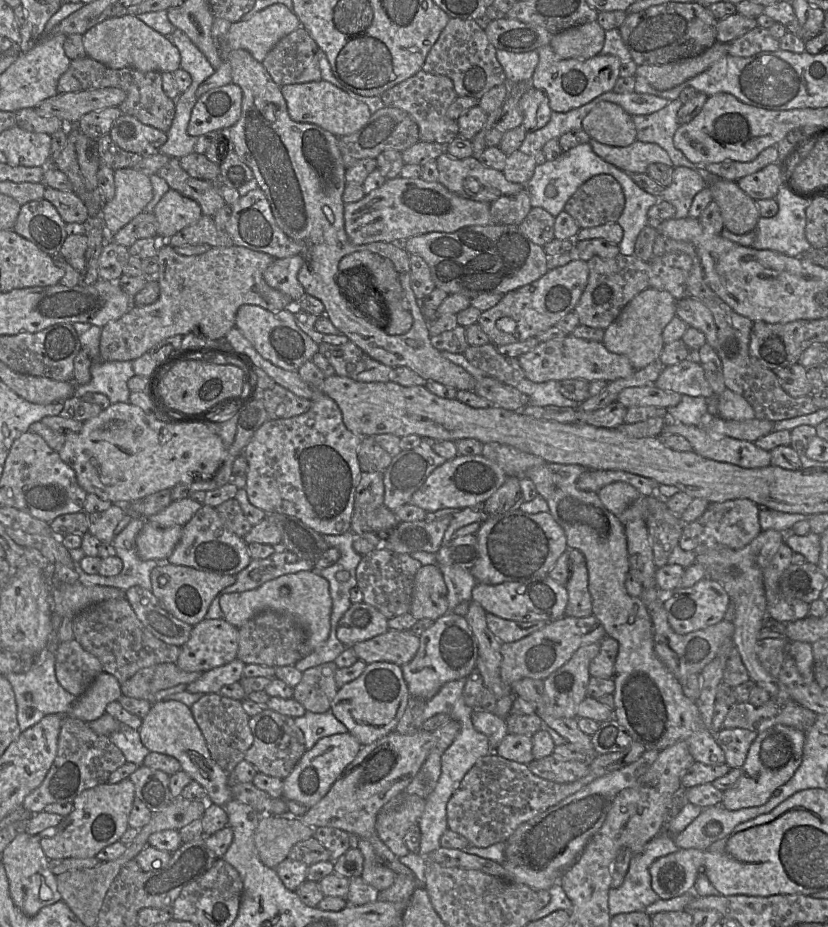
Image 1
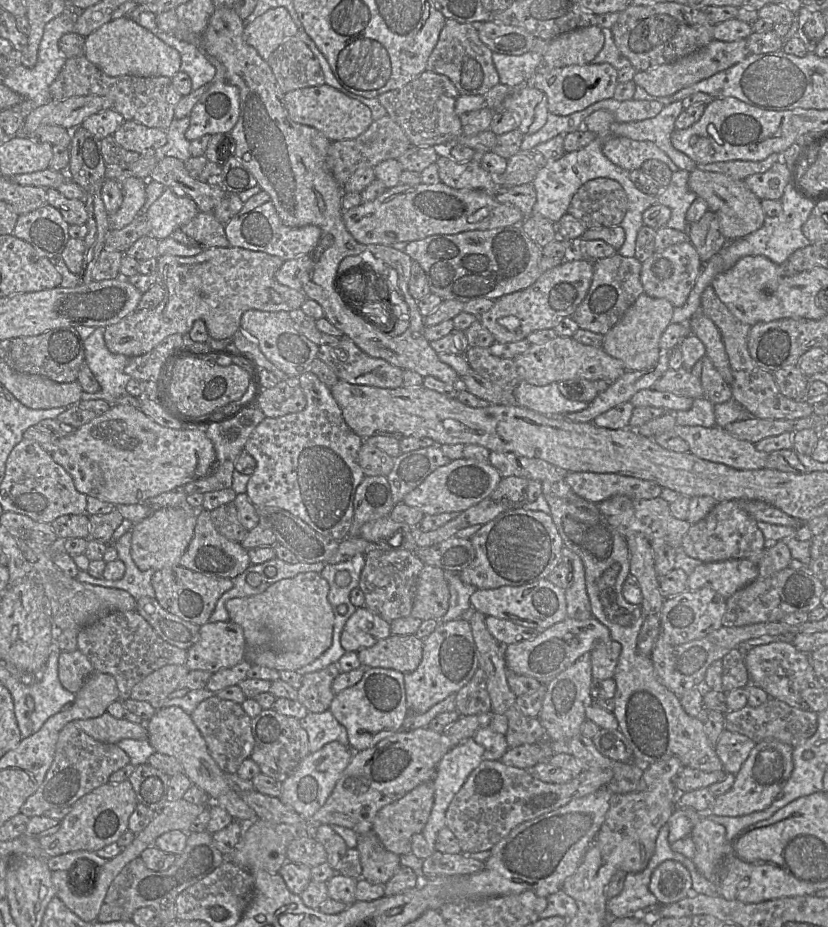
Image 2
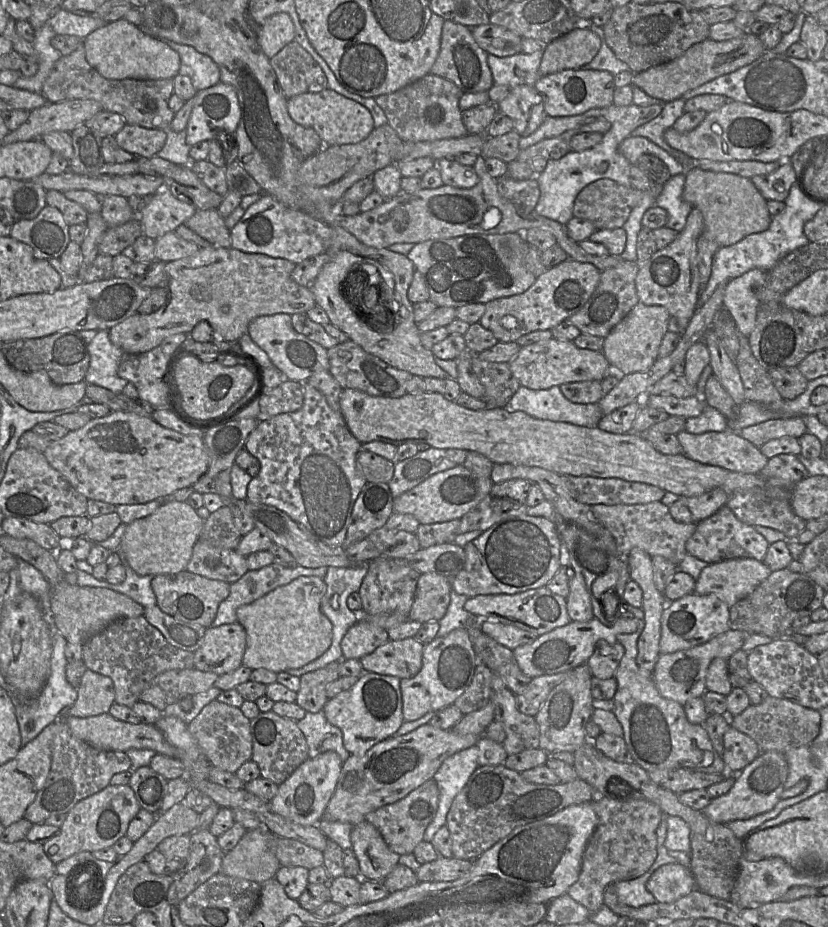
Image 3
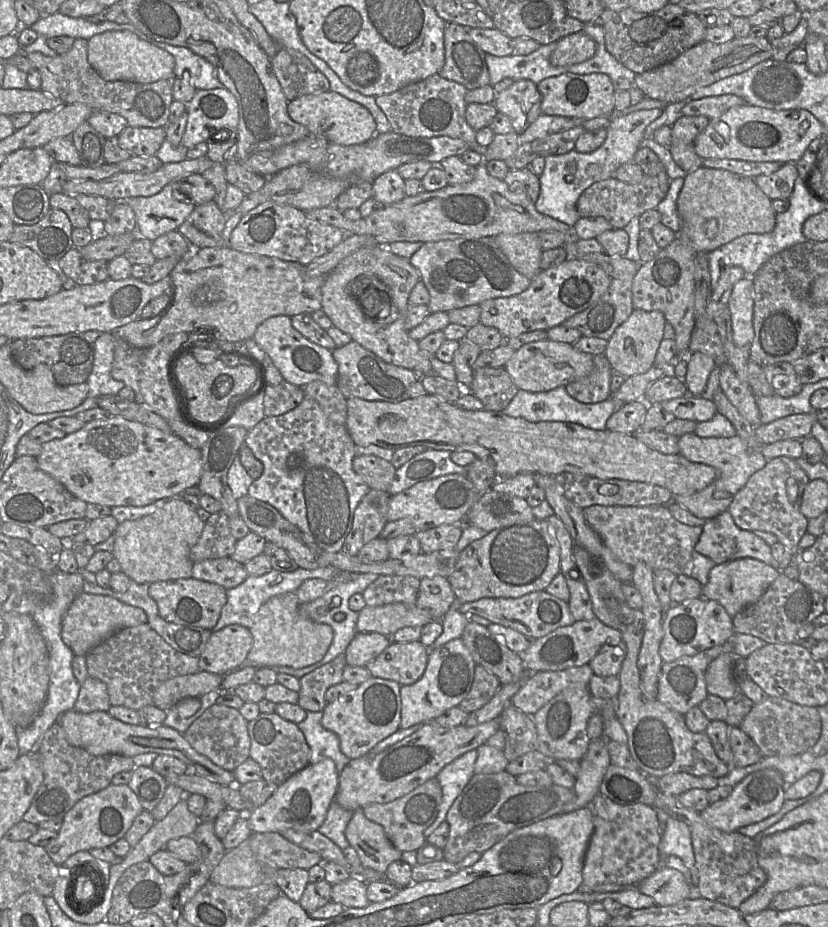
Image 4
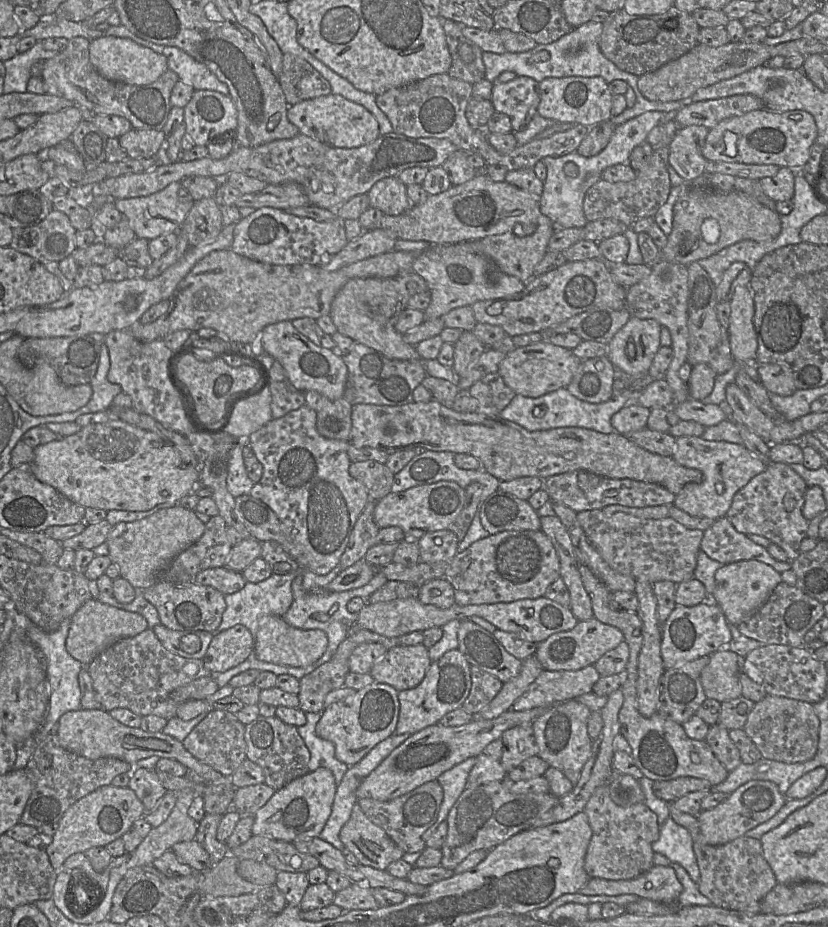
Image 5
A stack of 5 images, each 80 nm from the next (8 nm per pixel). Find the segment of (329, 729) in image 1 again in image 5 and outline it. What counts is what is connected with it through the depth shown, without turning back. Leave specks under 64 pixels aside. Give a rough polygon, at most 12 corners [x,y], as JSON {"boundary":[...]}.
{"boundary":[[322,712],[297,727],[310,751],[309,771],[329,769],[338,786],[349,766],[331,741],[317,736]]}

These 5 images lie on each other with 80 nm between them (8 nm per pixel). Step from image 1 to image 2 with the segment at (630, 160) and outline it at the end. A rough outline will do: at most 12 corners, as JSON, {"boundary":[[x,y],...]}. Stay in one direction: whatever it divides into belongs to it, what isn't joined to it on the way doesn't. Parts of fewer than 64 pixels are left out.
{"boundary":[[610,136],[602,150],[629,172],[649,159],[679,170],[651,141]]}

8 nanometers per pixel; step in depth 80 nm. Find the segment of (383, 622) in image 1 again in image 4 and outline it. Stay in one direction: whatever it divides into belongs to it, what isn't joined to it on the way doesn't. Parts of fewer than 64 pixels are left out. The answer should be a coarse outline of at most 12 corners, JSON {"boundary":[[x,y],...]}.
{"boundary":[[356,633],[345,650],[349,666],[366,667],[391,642]]}

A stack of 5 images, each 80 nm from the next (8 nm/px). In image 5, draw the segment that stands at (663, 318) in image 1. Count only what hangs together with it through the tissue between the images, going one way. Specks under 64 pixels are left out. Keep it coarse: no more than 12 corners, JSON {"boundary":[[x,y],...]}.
{"boundary":[[630,317],[608,343],[615,369],[645,376],[662,326]]}

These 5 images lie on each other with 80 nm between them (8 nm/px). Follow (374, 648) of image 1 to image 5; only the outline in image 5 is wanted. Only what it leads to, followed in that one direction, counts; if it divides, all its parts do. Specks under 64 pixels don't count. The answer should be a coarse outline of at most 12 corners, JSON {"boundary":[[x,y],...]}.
{"boundary":[[423,644],[398,645],[373,665],[376,682],[402,691],[431,662]]}

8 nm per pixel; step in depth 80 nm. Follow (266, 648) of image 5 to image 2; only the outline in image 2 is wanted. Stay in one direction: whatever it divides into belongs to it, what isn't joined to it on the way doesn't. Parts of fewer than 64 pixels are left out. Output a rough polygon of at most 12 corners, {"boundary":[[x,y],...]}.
{"boundary":[[299,573],[226,602],[272,648],[252,664],[277,671],[313,662],[332,643],[329,583]]}

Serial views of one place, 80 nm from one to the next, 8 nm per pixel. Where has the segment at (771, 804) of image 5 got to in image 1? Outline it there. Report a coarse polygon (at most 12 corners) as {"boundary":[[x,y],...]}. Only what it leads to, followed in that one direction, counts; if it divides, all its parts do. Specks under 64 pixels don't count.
{"boundary":[[805,732],[757,734],[741,775],[723,792],[730,811],[761,806],[802,761]]}

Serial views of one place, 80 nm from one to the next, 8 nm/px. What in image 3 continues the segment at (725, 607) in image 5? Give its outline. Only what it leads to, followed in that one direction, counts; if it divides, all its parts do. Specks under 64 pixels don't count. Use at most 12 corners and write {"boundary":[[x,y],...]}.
{"boundary":[[763,561],[710,563],[696,580],[699,595],[730,608],[772,571]]}

